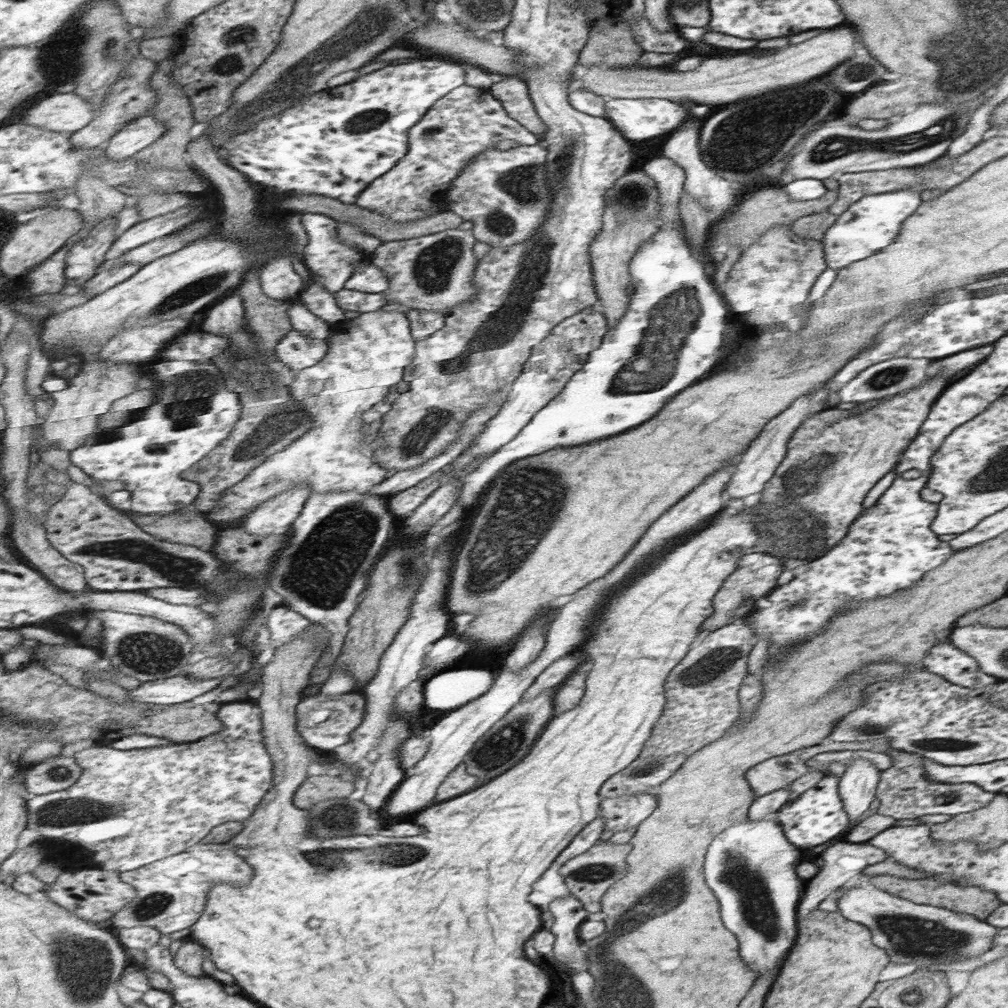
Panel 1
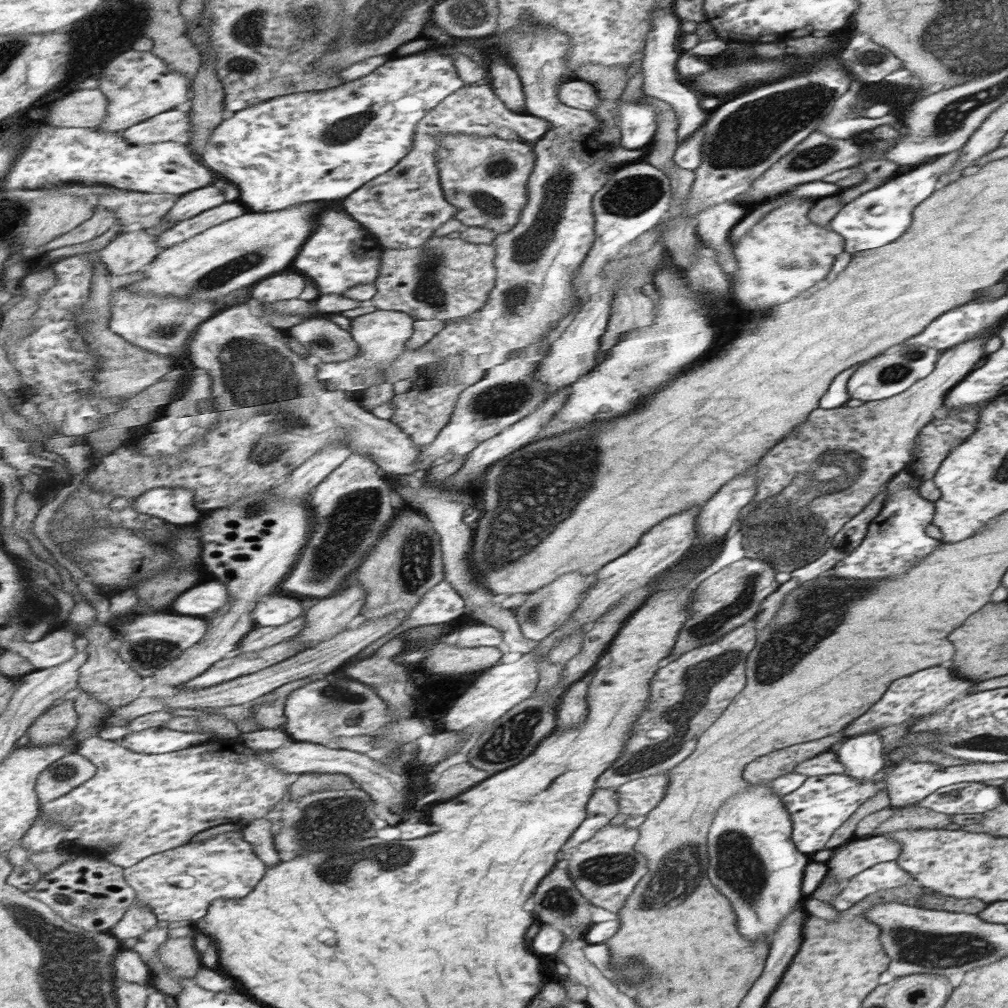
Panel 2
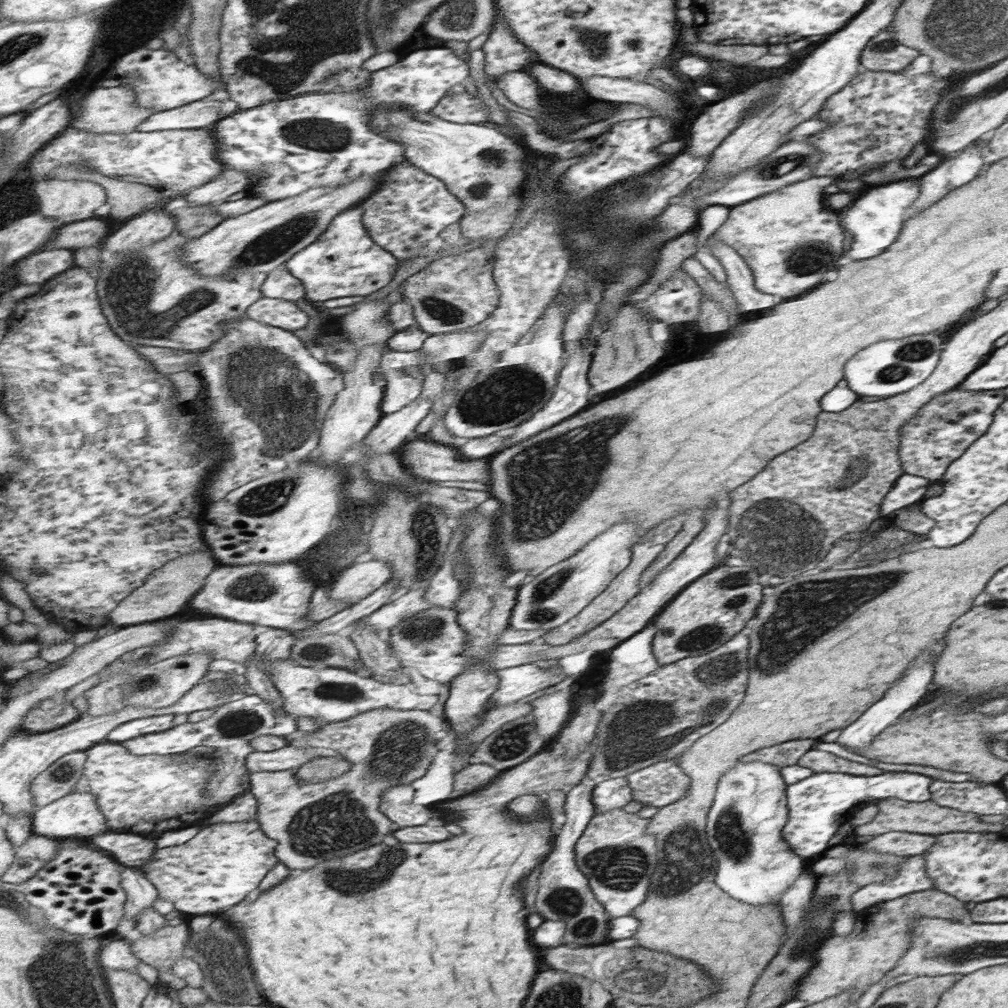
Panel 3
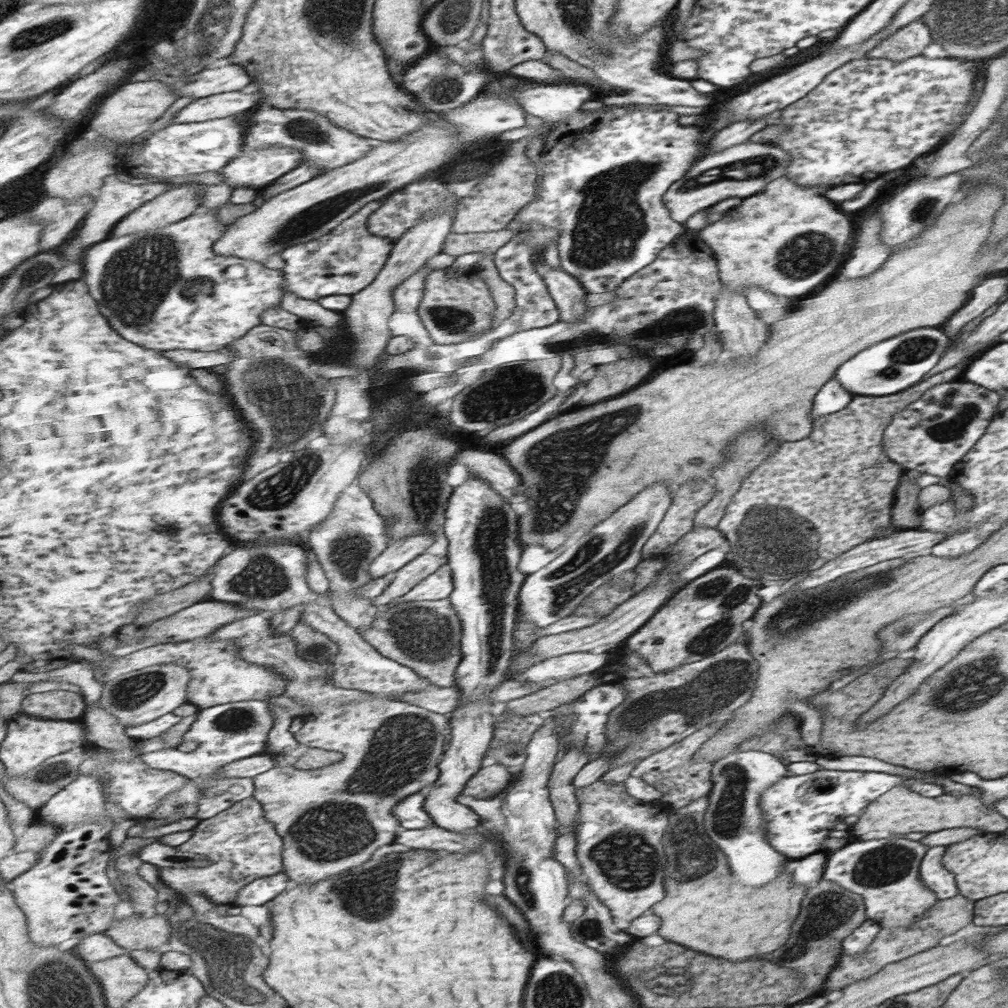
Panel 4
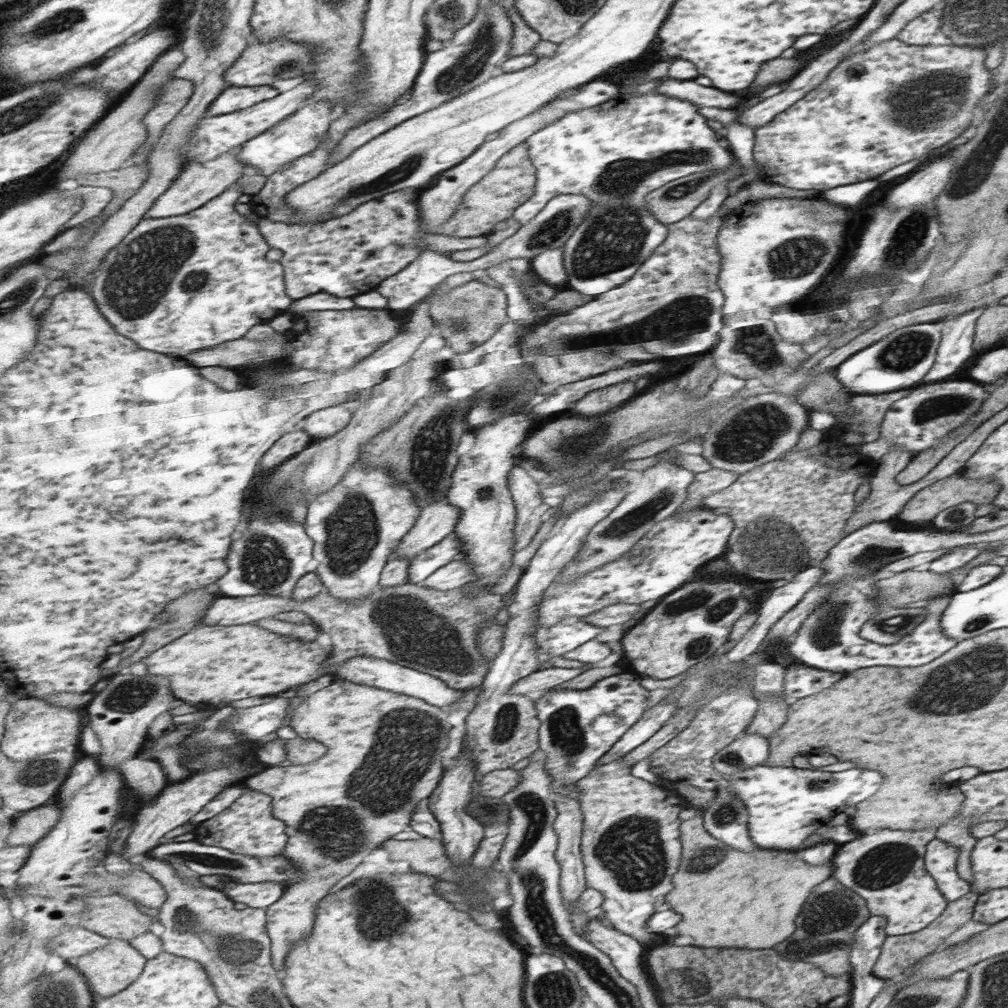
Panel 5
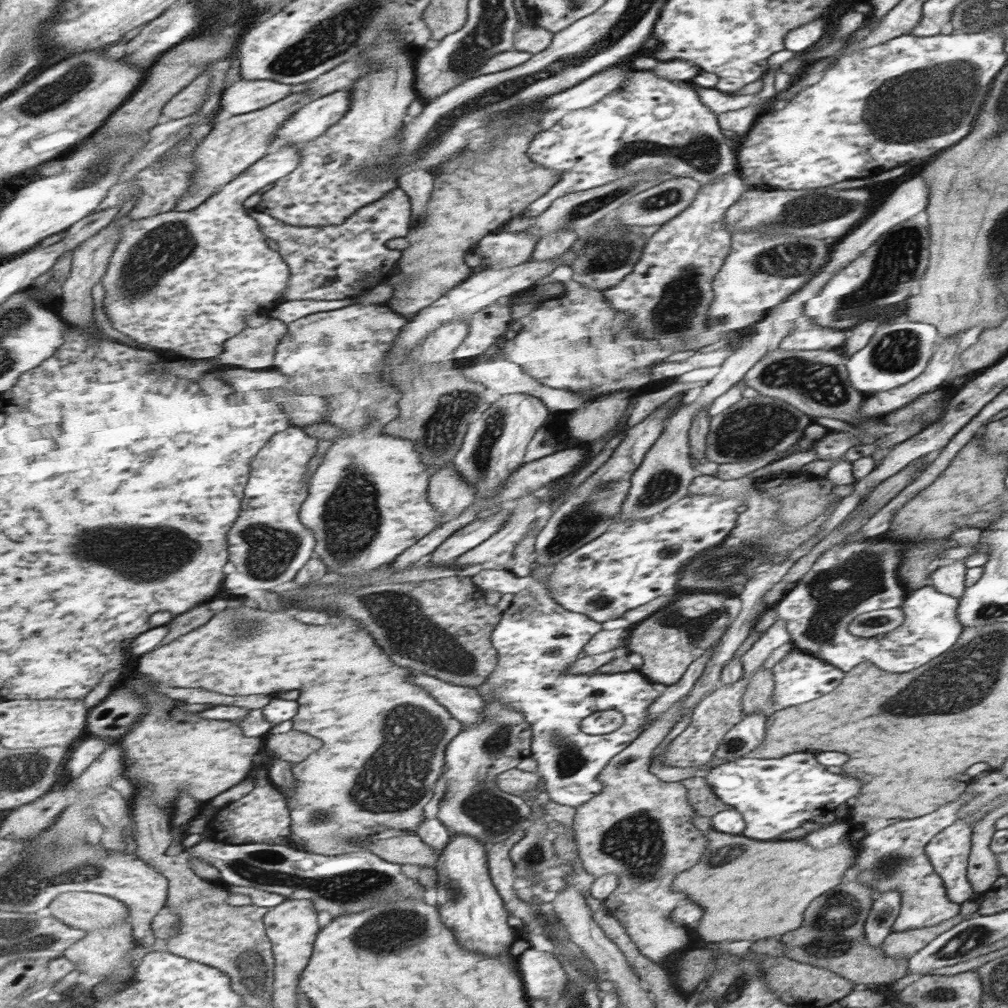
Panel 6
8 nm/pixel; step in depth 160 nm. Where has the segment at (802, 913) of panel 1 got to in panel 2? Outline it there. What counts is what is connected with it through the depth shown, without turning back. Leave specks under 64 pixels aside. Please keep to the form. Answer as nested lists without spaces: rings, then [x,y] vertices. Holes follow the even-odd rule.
[[[887,835],[867,836],[849,842],[833,852],[833,856],[825,862],[827,875],[838,886],[855,876],[858,872],[879,864],[895,861],[900,855],[900,844]]]

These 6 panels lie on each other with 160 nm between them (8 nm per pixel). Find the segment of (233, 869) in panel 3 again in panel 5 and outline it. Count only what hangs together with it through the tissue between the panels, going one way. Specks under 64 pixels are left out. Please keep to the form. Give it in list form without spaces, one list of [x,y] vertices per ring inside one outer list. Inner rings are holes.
[[[250,789],[243,793],[229,808],[219,816],[199,824],[197,842],[207,846],[223,846],[234,853],[243,853],[258,857],[274,857],[286,849],[290,839],[287,825],[279,820],[273,812],[272,798],[264,792]],[[211,840],[211,842],[205,842]]]

